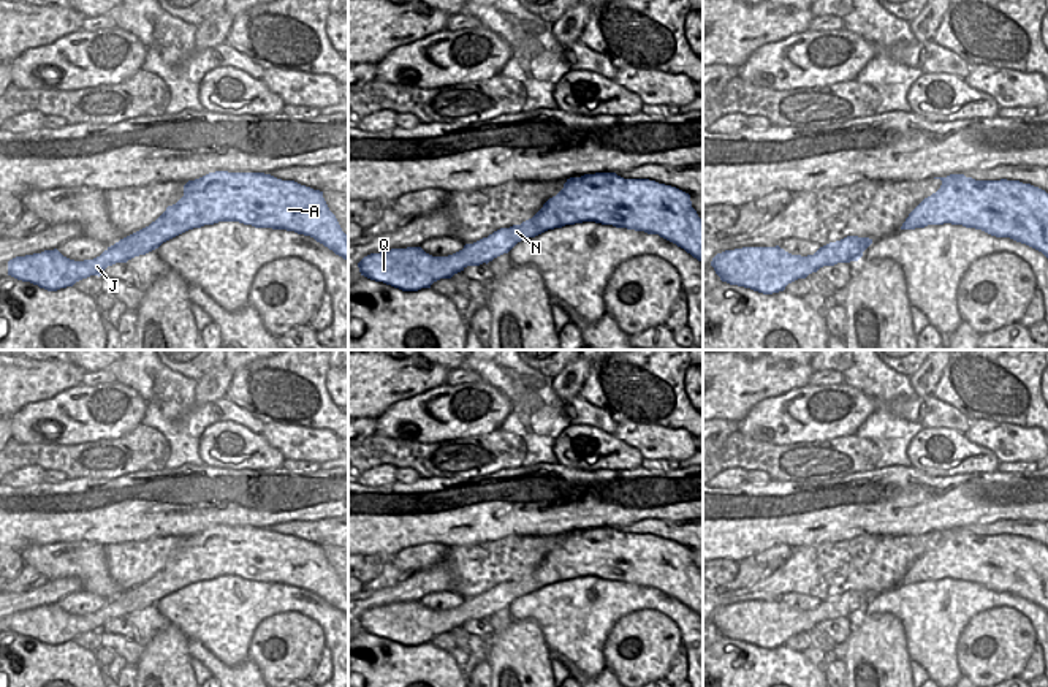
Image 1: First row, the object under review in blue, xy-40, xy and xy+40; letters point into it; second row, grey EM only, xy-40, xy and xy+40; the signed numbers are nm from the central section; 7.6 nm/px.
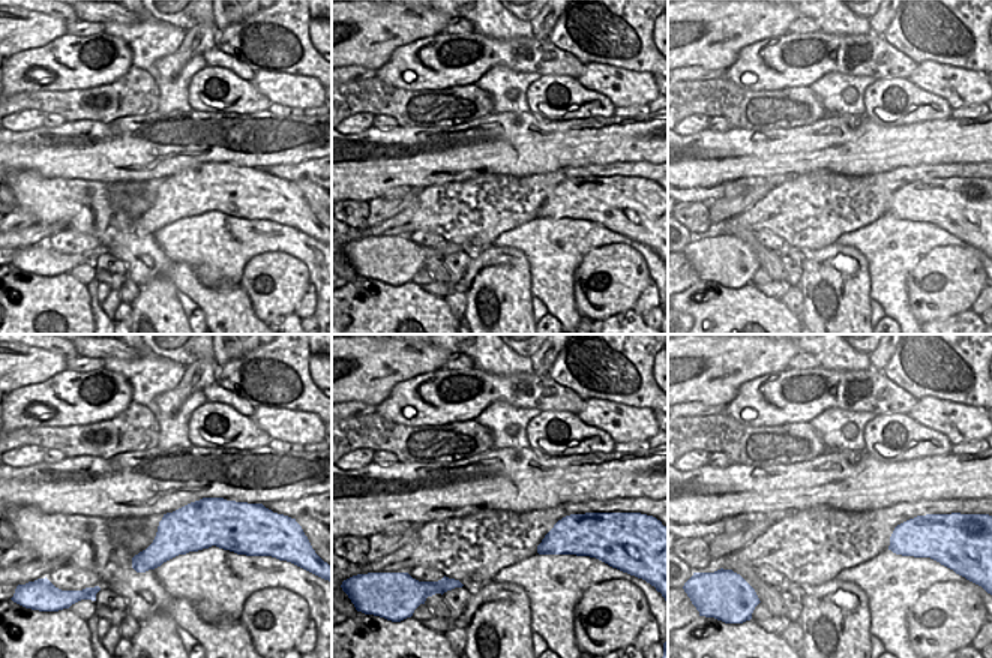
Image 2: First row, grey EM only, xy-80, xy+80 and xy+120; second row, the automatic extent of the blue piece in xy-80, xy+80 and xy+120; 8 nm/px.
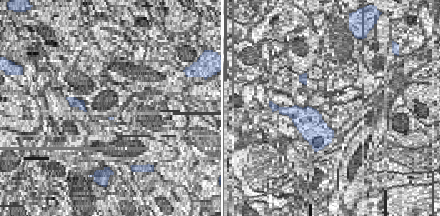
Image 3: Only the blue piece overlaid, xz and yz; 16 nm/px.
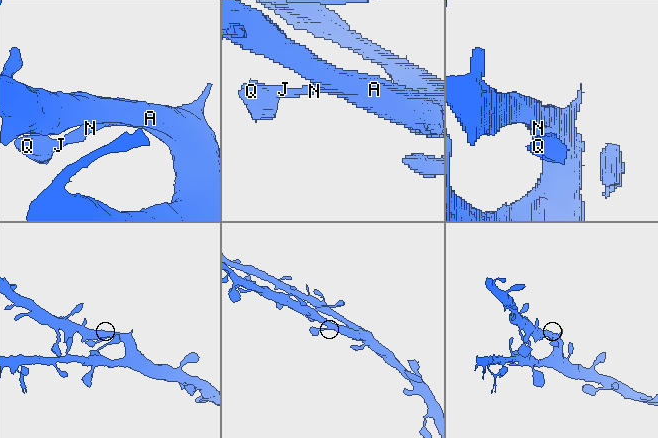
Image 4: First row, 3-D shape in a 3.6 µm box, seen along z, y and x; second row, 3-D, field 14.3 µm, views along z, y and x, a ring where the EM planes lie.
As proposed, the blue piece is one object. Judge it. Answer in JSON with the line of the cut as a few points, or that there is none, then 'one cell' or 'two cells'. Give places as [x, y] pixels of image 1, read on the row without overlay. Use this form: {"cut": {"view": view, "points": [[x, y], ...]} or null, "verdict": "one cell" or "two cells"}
{"cut": null, "verdict": "one cell"}

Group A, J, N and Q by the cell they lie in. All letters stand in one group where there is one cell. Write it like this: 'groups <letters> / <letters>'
groups A J N Q

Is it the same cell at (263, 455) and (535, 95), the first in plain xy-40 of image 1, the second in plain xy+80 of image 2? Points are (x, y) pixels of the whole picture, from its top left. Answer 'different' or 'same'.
same

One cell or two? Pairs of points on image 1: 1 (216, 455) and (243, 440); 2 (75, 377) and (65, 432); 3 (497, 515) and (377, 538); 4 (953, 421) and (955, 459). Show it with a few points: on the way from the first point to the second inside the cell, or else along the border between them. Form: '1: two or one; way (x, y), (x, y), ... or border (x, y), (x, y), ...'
1: one; way (222, 448), (225, 445), (236, 445)
2: two; border (79, 383), (38, 402)
3: one; way (467, 515), (407, 516)
4: two; border (923, 426), (947, 426), (963, 434)

